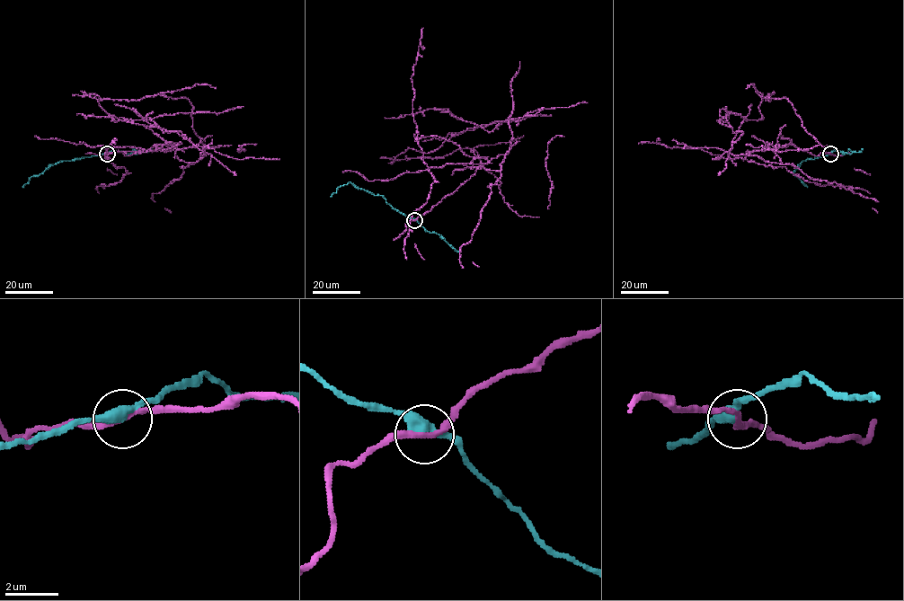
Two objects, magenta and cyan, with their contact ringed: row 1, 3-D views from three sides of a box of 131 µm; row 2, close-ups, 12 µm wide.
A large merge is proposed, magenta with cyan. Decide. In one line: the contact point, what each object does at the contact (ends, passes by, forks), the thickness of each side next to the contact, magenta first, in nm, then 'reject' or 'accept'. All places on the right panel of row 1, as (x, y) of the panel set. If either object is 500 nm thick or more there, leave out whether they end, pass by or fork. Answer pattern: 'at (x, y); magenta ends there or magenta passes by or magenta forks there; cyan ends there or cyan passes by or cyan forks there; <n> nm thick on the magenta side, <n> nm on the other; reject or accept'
at (830, 154); magenta passes by; cyan passes by; 200 nm thick on the magenta side, 360 nm on the other; reject

